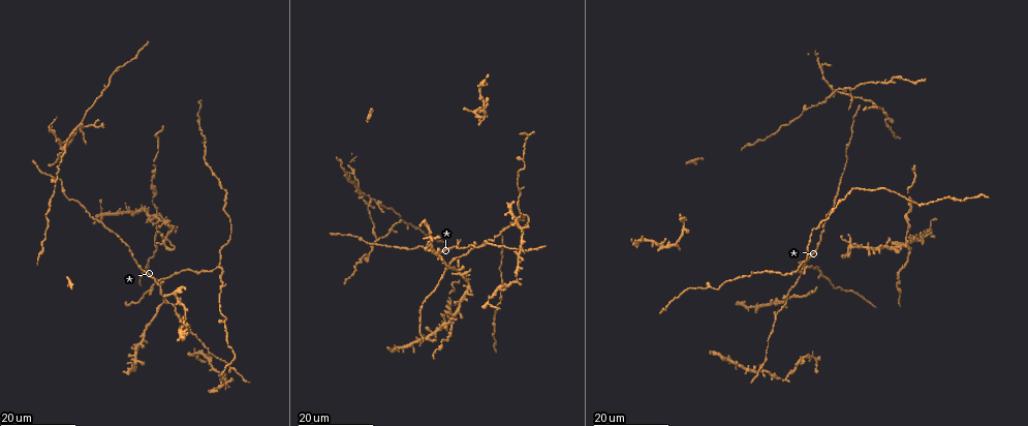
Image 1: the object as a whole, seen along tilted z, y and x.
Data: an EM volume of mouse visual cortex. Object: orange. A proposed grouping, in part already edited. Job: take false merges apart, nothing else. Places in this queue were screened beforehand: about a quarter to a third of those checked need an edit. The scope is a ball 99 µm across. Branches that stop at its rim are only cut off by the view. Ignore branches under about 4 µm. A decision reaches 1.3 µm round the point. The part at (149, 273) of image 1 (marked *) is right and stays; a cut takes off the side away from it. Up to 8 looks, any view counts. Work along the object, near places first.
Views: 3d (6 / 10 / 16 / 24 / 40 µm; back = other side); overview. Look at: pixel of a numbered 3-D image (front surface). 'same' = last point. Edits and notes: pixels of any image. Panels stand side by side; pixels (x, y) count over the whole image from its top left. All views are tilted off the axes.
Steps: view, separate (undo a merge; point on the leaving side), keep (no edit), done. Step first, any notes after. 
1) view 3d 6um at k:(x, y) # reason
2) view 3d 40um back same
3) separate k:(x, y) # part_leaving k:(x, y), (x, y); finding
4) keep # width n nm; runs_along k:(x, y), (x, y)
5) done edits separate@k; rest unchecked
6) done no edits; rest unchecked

view 3d 24um at 1:(153, 291) # two arms in line, one across

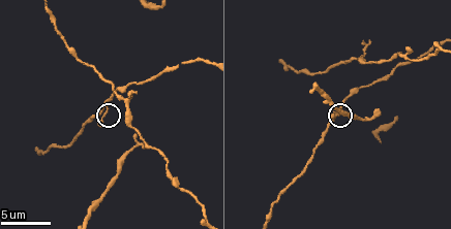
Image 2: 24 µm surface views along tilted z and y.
view 3d 10um at 2:(103, 114) # closer look

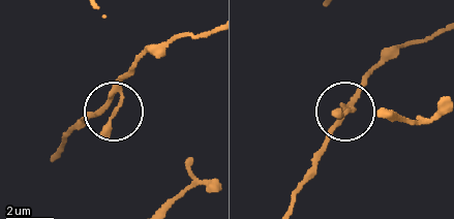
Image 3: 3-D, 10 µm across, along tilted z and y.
keep # runs_along 3:(290, 206), (330, 125), (355, 108), (361, 77); all the same neuron

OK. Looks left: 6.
view 3d 24um at 1:(793, 274) # branch point

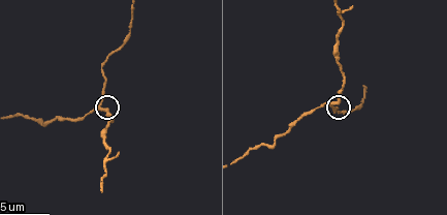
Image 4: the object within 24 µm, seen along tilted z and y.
view 3d 10um at 4:(98, 108)

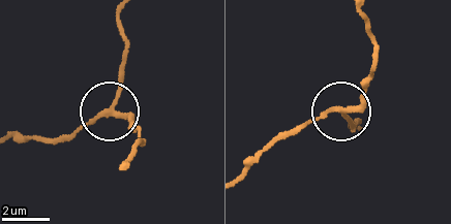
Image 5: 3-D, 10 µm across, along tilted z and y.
keep # arms 3; continuous, no second neuron

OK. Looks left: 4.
view 3d 16um at 1:(691, 288)

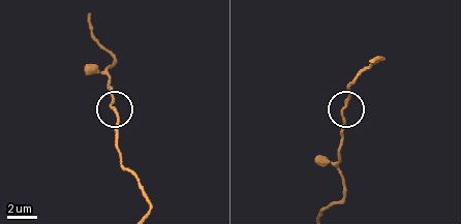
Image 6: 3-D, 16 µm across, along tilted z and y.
view 3d 10um at 6:(345, 103)

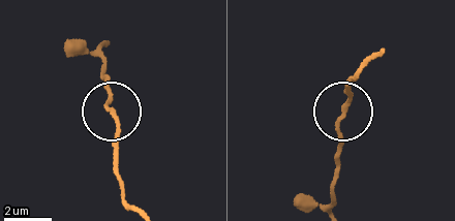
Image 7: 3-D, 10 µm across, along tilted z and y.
keep # continuous, no second neuron

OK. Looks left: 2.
view 3d 24um at 1:(228, 367) # three arms meet

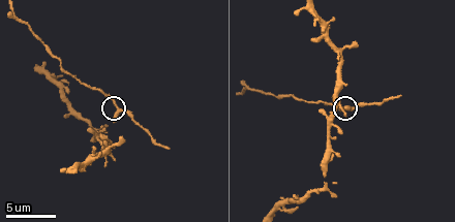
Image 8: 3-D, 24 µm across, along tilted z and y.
view 3d 10um at 8:(120, 109)

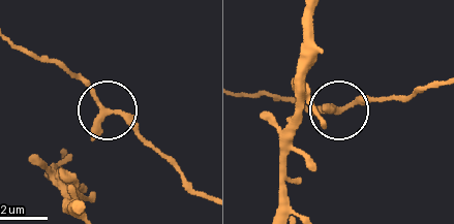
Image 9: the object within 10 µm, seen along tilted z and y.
keep # runs_along 9:(10, 38), (63, 67), (104, 109), (128, 118), (149, 146); continuous, no second neuron

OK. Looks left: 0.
done no edits; rest unchecked

